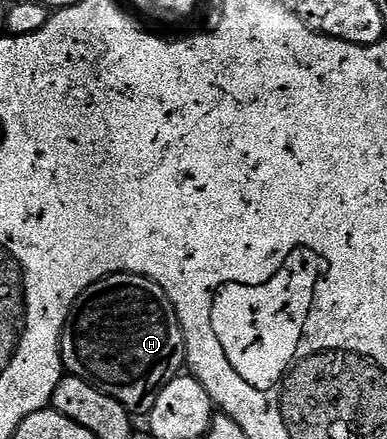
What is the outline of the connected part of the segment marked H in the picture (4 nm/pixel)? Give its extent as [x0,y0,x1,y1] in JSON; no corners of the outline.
[59,274,187,416]

